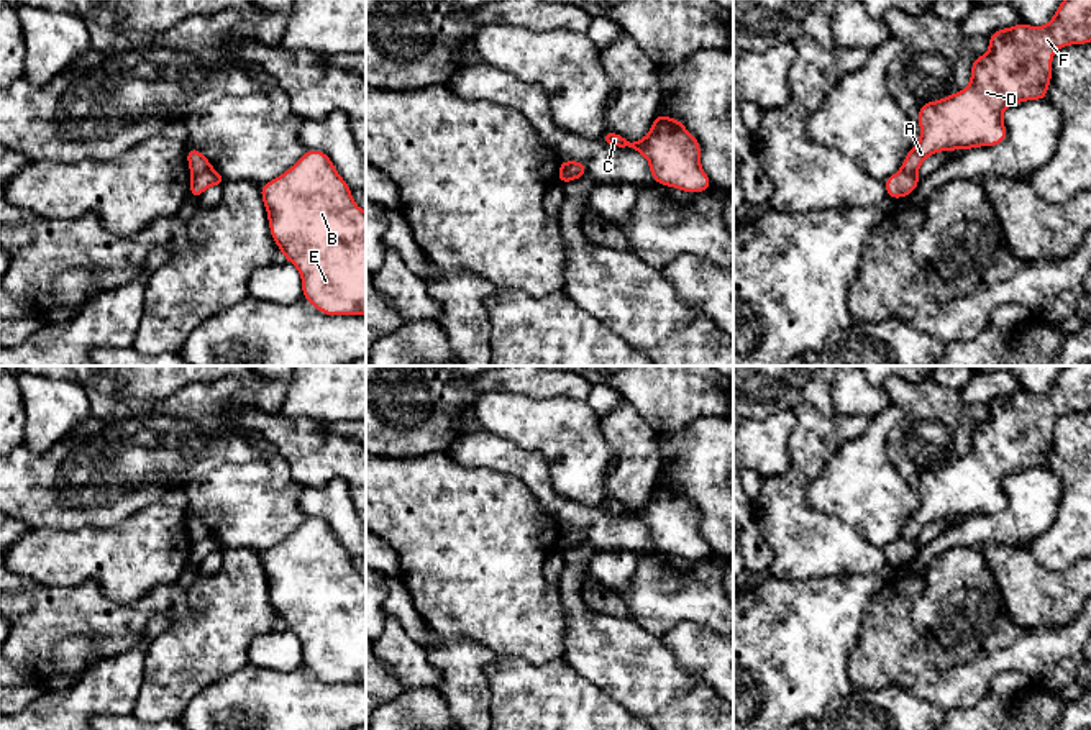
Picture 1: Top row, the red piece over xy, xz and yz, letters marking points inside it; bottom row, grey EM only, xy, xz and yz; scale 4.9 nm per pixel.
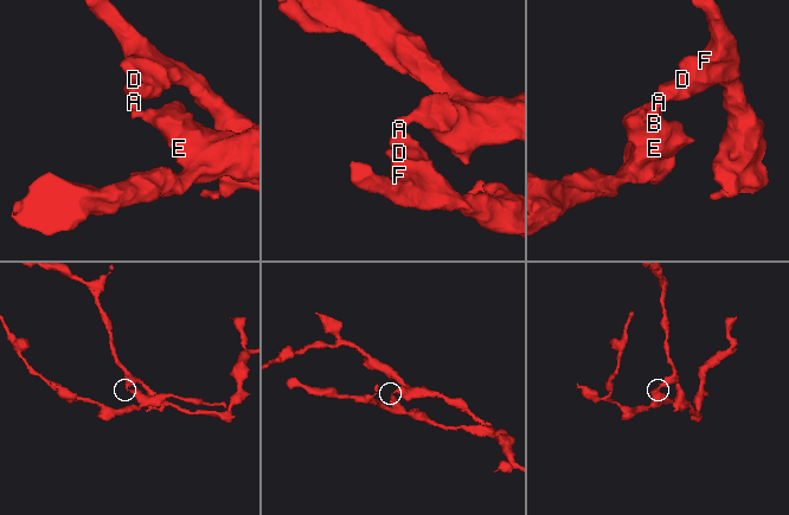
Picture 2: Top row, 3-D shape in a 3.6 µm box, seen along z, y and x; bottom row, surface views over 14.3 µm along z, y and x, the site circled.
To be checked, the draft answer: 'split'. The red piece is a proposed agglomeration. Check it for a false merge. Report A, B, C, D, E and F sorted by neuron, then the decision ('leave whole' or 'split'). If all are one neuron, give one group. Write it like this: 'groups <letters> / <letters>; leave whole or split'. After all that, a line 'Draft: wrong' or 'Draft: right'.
groups A D F / B C E; split
Draft: right

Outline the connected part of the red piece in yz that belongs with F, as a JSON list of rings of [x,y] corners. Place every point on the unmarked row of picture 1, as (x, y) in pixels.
[[[1065,366],[1045,394],[1019,390],[991,399],[989,418],[975,425],[970,453],[937,469],[919,474],[920,507],[906,522],[902,538],[917,541],[919,533],[938,518],[997,513],[1007,505],[1002,479],[1019,469],[1045,468],[1057,417],[1091,410],[1091,366]]]

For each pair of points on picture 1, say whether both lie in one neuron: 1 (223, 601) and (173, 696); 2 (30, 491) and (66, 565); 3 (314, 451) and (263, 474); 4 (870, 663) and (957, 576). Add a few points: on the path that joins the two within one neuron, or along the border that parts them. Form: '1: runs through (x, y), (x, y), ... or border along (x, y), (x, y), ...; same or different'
1: runs through (222, 624), (174, 673); same
2: border along (86, 525), (79, 529), (30, 529); different
3: border along (260, 442), (283, 453), (291, 474), (304, 488); different
4: border along (924, 584), (912, 625), (929, 655); different

